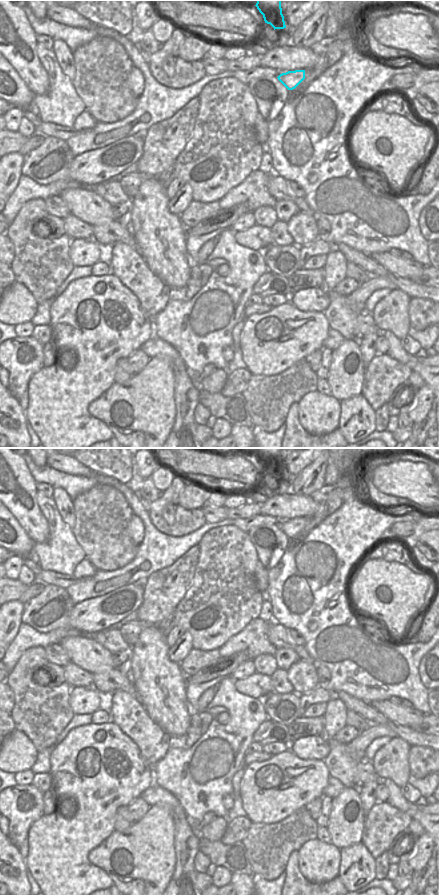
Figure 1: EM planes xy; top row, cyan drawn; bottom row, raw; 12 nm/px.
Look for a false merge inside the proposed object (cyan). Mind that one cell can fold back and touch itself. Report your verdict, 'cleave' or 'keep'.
keep

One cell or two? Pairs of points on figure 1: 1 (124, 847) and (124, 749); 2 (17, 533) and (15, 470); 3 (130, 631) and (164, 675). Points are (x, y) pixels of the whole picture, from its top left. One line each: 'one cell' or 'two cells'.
1: two cells
2: two cells
3: two cells

